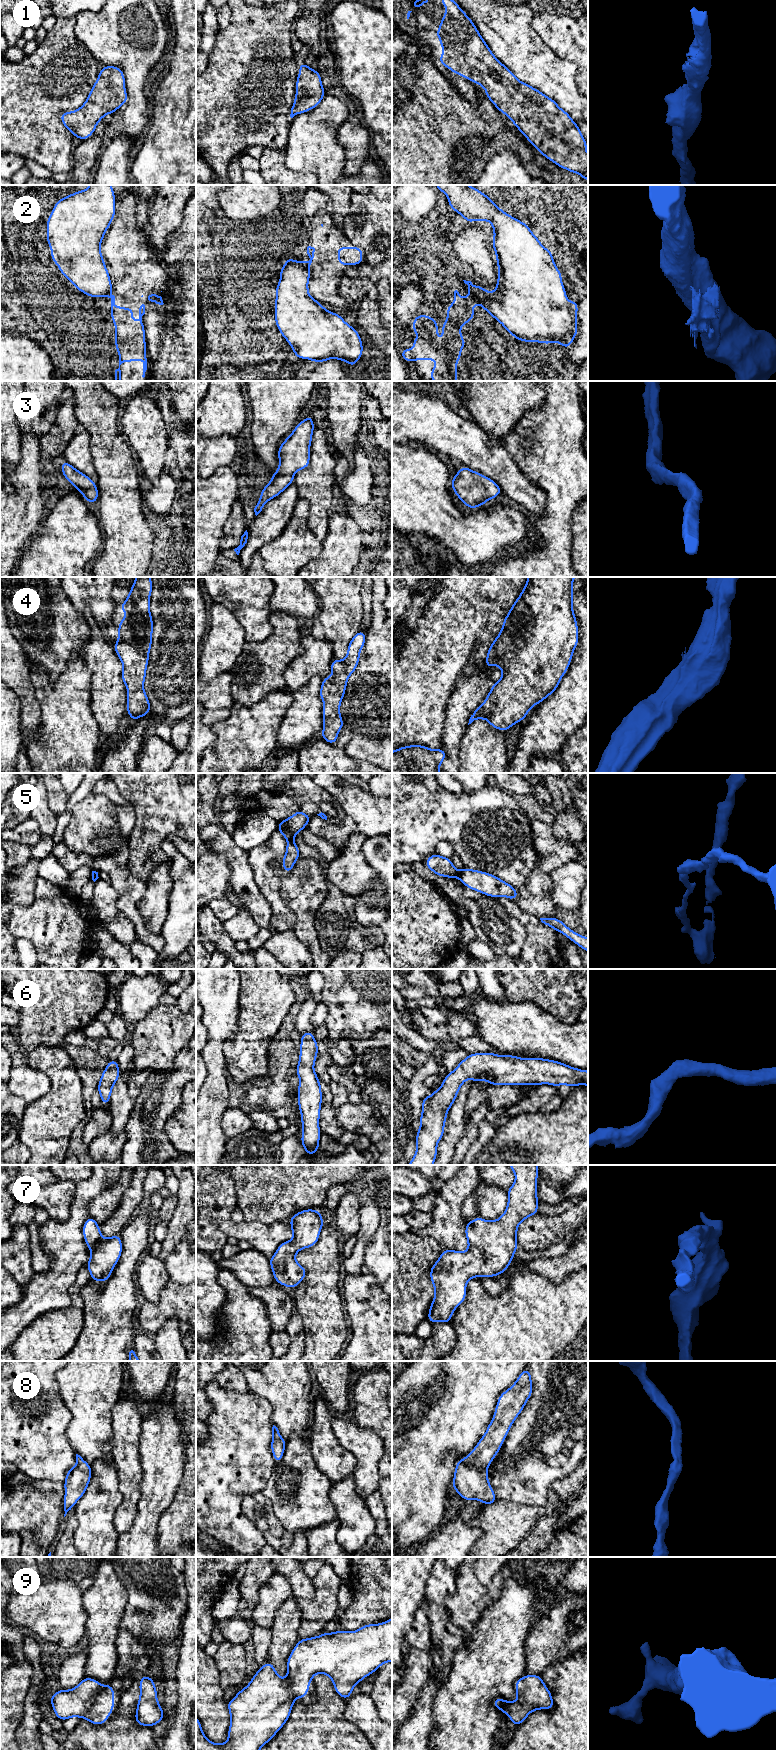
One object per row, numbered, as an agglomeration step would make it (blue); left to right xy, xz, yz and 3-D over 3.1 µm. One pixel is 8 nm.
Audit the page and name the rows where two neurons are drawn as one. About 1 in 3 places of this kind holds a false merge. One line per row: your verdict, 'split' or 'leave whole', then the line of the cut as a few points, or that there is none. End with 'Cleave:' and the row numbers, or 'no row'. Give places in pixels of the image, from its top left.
1: leave whole | no cut
2: split | yz (469, 295), (476, 301)
3: leave whole | no cut
4: leave whole | no cut
5: split | yz (460, 871), (458, 877)
6: leave whole | no cut
7: leave whole | no cut
8: leave whole | no cut
9: leave whole | no cut
Cleave: 2, 5

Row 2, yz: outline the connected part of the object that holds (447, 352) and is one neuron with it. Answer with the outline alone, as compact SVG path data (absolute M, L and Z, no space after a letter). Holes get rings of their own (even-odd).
M457 290L454 291L454 303L447 305L447 320L443 323L443 339L437 340L437 321L428 315L422 314L412 321L414 334L429 334L429 338L412 338L415 344L413 349L403 349L400 354L405 362L417 360L436 360L438 364L431 368L430 380L457 381L457 361L461 359L461 349L465 347L466 339L461 337L461 325L468 324L475 316L473 305L474 296L462 298Z

